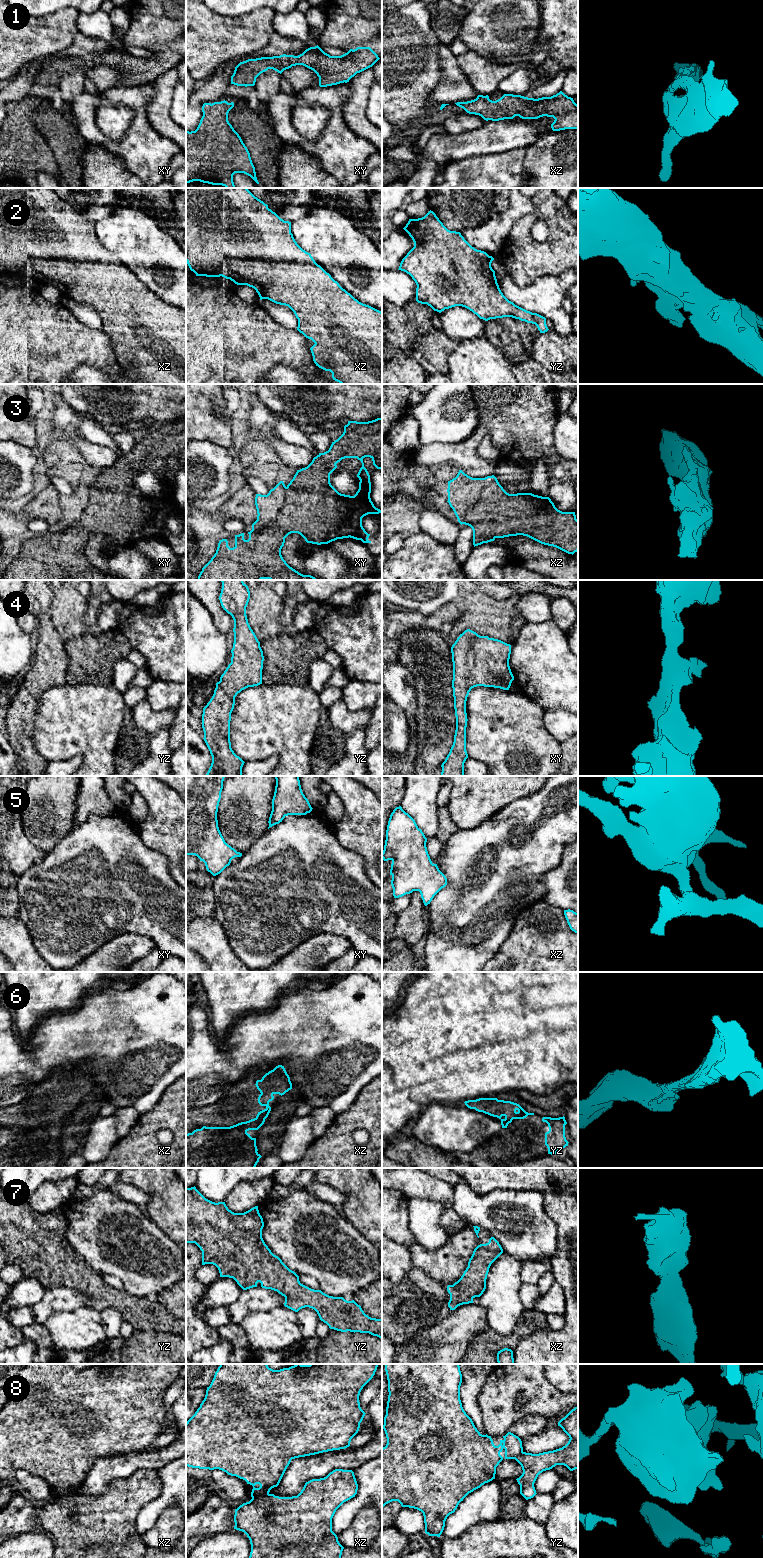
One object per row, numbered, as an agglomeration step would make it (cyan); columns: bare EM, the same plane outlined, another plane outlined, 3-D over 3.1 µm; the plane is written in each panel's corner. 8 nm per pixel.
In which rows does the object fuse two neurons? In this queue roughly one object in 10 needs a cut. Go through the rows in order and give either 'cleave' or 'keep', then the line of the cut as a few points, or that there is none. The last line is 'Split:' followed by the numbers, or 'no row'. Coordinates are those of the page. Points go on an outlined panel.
1: keep; cut none
2: keep; cut none
3: keep; cut none
4: keep; cut none
5: keep; cut none
6: keep; cut none
7: keep; cut none
8: keep; cut none
Split: no row

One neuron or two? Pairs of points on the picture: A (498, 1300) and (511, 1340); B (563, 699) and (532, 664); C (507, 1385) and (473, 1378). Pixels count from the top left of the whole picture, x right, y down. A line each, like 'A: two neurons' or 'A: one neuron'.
A: two neurons
B: one neuron
C: two neurons

